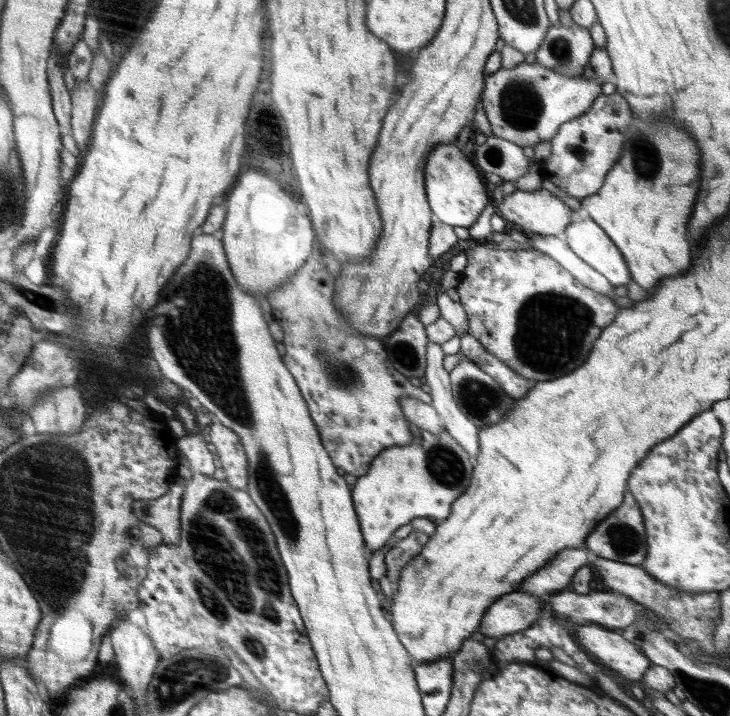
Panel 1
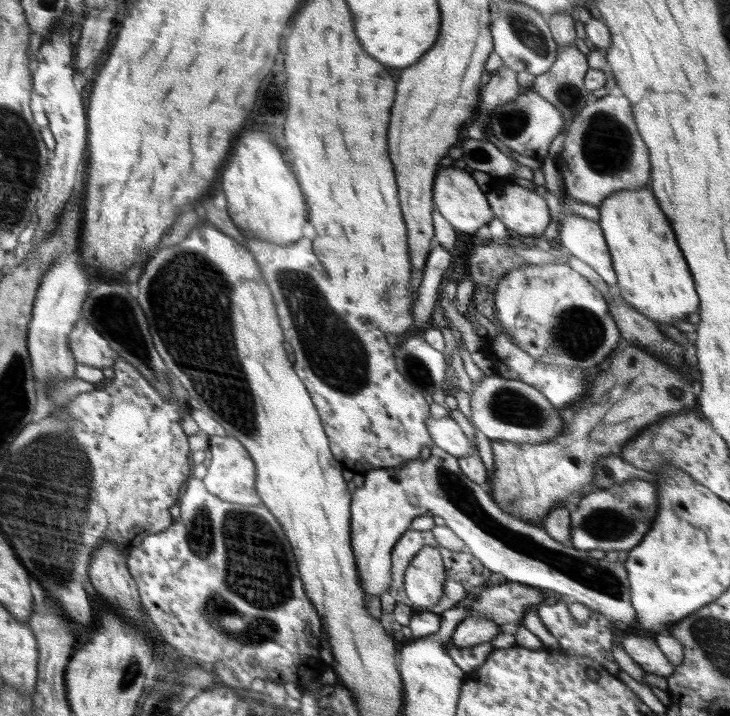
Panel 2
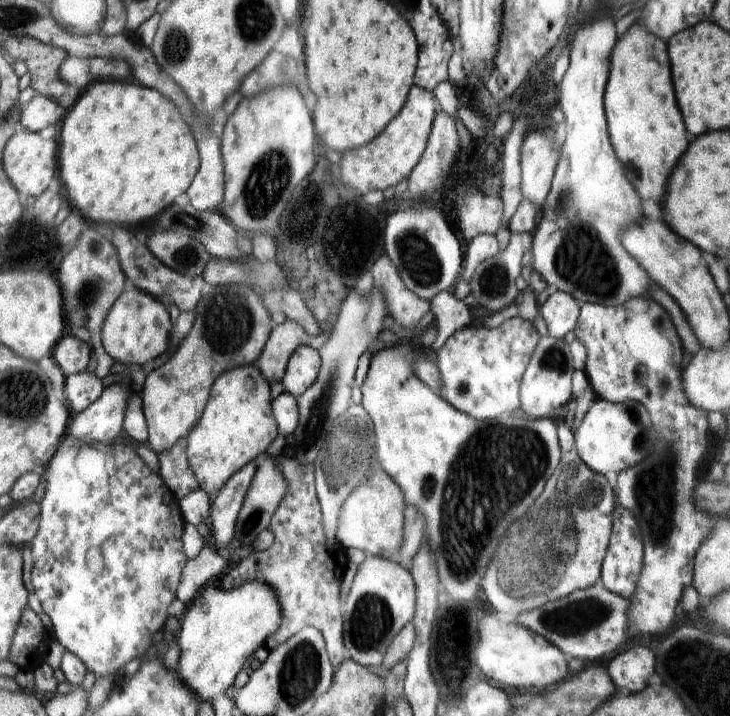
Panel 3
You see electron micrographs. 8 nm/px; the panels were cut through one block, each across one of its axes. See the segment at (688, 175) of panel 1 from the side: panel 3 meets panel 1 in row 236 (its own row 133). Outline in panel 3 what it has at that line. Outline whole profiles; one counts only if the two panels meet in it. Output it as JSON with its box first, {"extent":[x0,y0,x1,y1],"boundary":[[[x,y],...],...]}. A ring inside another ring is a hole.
{"extent":[604,24,690,202],"boundary":[[[636,24],[617,39],[610,55],[609,79],[604,95],[609,137],[620,162],[623,162],[626,178],[638,190],[641,200],[650,198],[660,202],[664,198],[668,176],[672,174],[672,168],[680,162],[680,156],[686,152],[690,144],[686,138],[686,128],[680,110],[676,106],[668,58],[667,41],[657,37],[644,25]]]}

